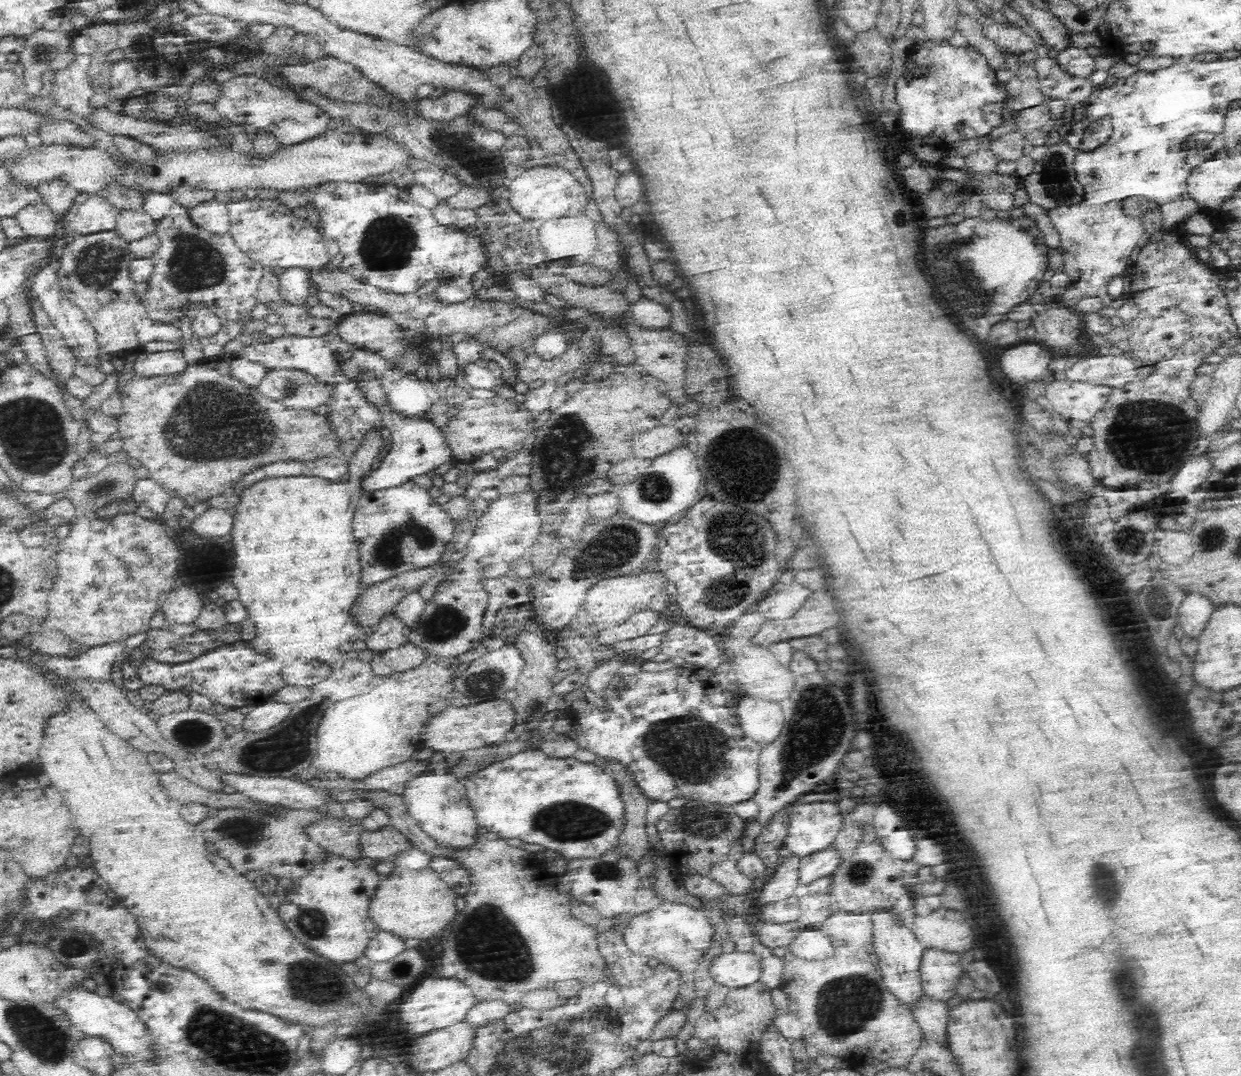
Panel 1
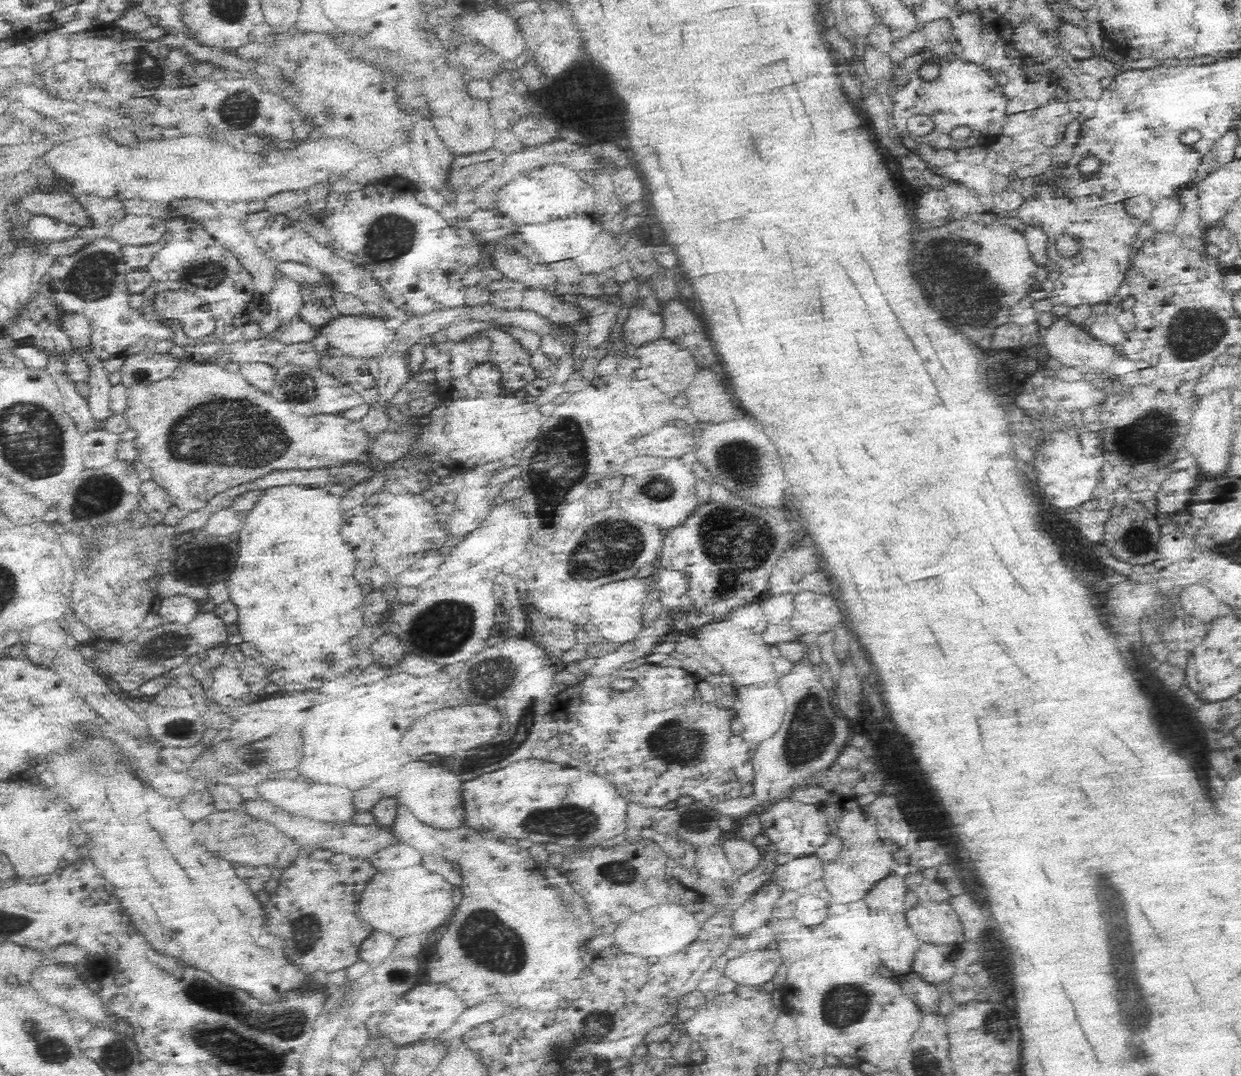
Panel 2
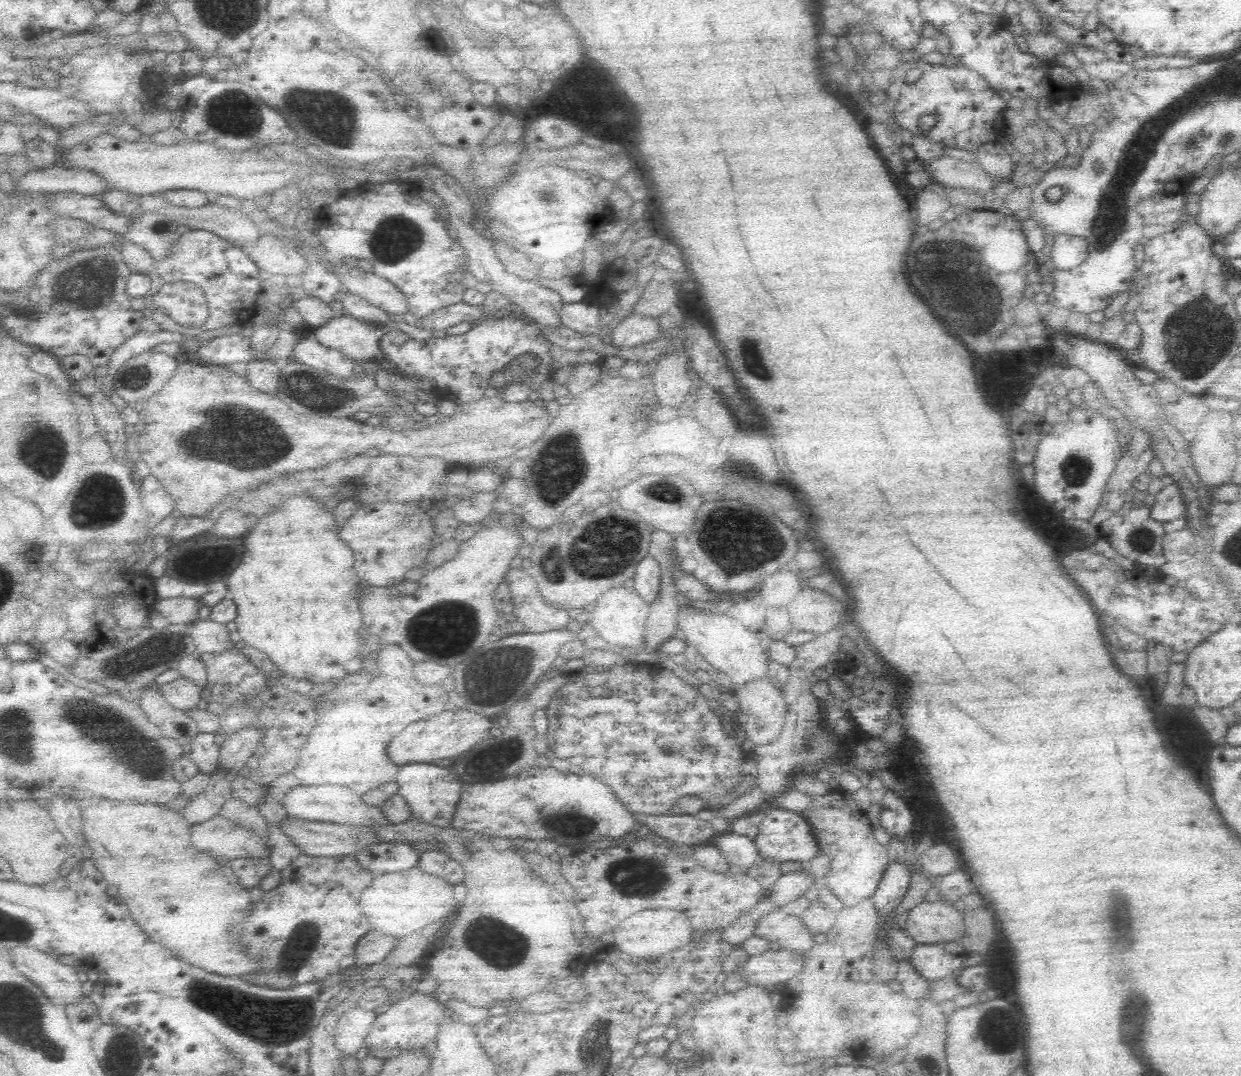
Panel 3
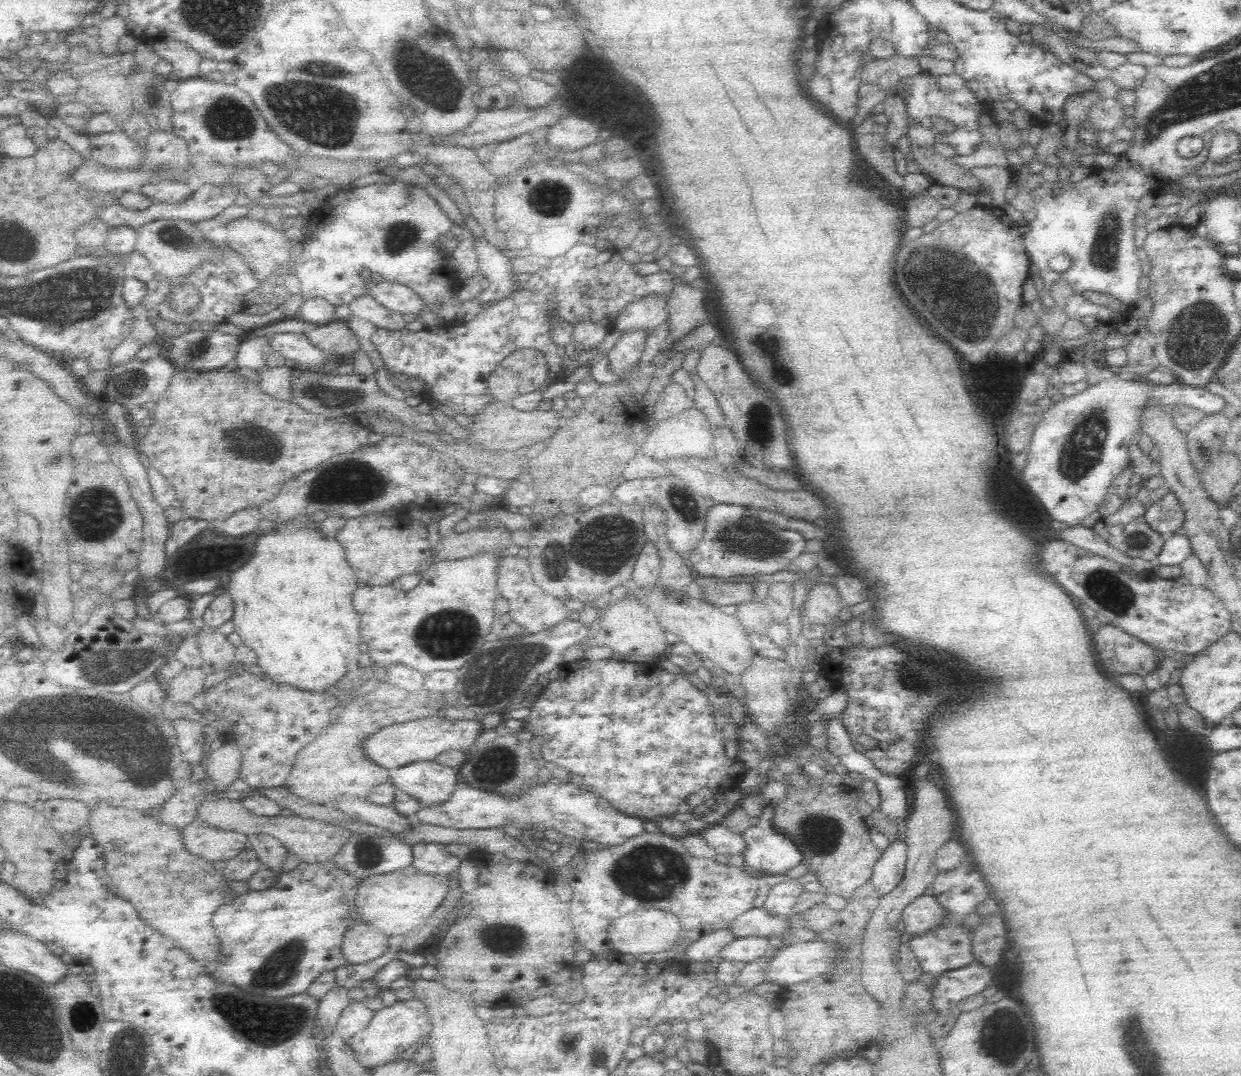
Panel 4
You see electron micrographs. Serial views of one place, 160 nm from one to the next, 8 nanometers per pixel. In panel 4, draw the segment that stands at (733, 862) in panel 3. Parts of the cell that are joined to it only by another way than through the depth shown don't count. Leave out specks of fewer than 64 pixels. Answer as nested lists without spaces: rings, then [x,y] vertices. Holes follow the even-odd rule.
[[[722,825],[699,826],[699,833],[706,839],[710,848],[717,852],[721,860],[731,856],[743,856],[745,853],[747,846],[743,835],[735,833]]]

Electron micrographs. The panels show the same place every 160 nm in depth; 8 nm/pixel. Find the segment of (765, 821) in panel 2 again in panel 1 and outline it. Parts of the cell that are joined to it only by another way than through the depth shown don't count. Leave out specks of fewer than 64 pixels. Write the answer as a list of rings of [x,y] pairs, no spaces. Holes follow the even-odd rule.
[[[795,802],[790,806],[783,844],[791,855],[801,859],[828,848],[834,842],[843,824],[843,815],[837,803]]]

